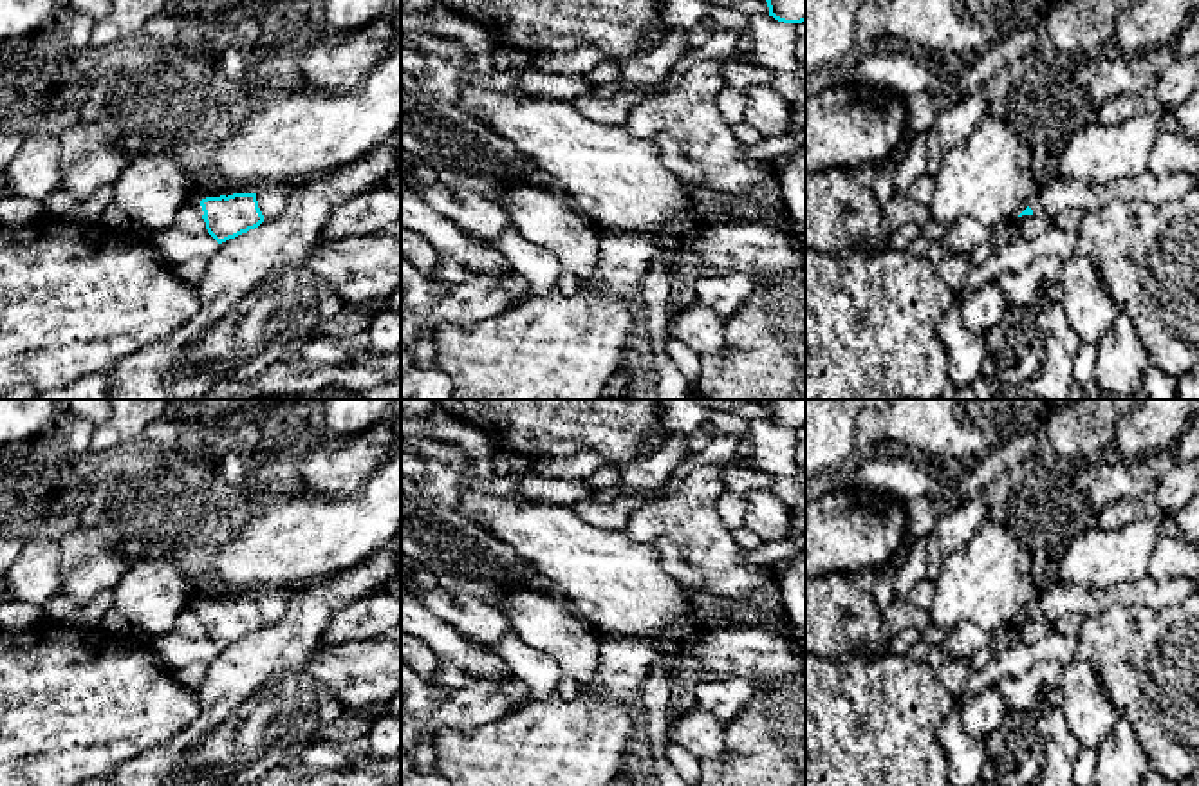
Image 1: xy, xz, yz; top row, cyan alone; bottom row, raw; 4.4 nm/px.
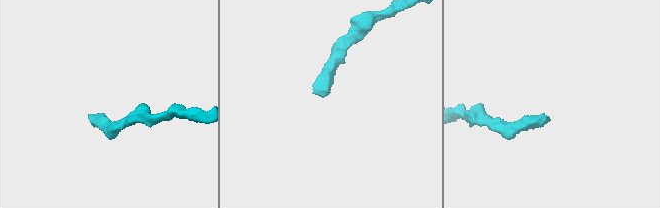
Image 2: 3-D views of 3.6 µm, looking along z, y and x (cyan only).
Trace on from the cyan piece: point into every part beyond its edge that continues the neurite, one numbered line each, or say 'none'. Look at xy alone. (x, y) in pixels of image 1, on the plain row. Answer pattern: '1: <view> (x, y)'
1: xy (199, 597)

